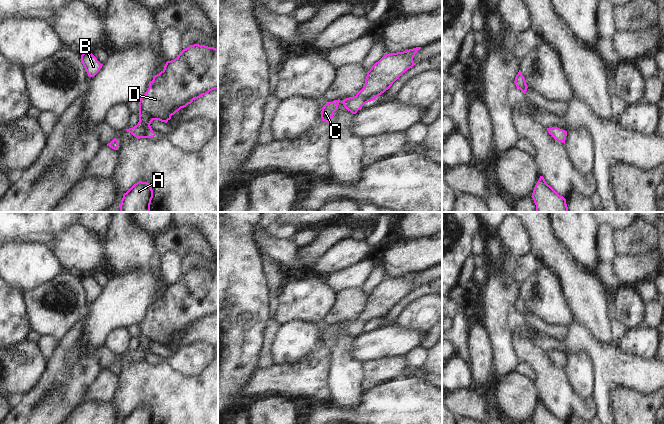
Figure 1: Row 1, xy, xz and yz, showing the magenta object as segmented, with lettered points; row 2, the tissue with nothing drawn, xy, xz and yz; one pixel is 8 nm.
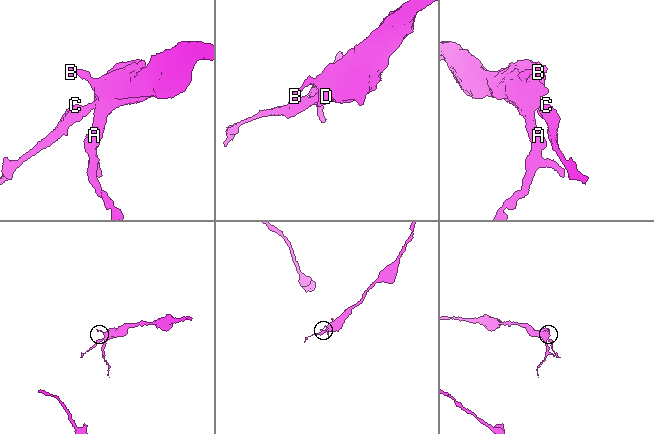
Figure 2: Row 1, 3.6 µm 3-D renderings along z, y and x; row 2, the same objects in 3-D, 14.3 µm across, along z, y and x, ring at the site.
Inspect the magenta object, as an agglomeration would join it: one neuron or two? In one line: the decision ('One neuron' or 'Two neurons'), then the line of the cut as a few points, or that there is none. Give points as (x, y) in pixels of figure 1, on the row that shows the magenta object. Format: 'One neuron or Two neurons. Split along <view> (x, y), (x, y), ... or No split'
One neuron. No split.

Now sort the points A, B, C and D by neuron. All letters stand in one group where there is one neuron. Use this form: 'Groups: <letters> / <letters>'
Groups: A B C D.

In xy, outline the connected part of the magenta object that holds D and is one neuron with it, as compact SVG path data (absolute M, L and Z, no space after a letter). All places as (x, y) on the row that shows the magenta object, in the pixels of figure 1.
M190 45L177 58L167 61L164 69L149 82L148 90L139 100L139 122L126 131L138 139L152 138L156 135L150 126L153 120L167 123L181 108L215 89L218 89L218 49Z

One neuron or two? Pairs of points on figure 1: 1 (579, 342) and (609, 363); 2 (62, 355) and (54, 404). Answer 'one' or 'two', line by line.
1: one
2: one

